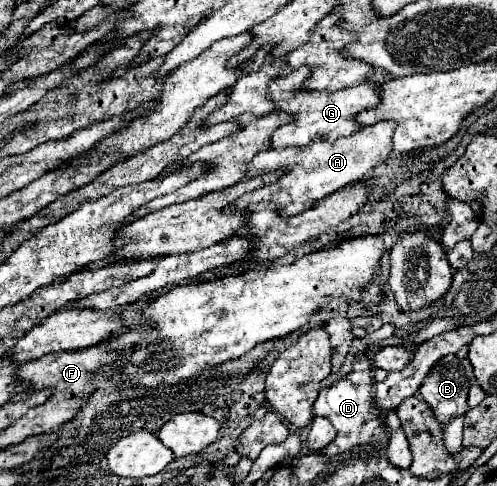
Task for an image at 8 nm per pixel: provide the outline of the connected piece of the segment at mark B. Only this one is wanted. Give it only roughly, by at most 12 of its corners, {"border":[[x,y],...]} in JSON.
{"border":[[442,358],[420,394],[438,422],[468,412],[476,382],[472,364]]}

